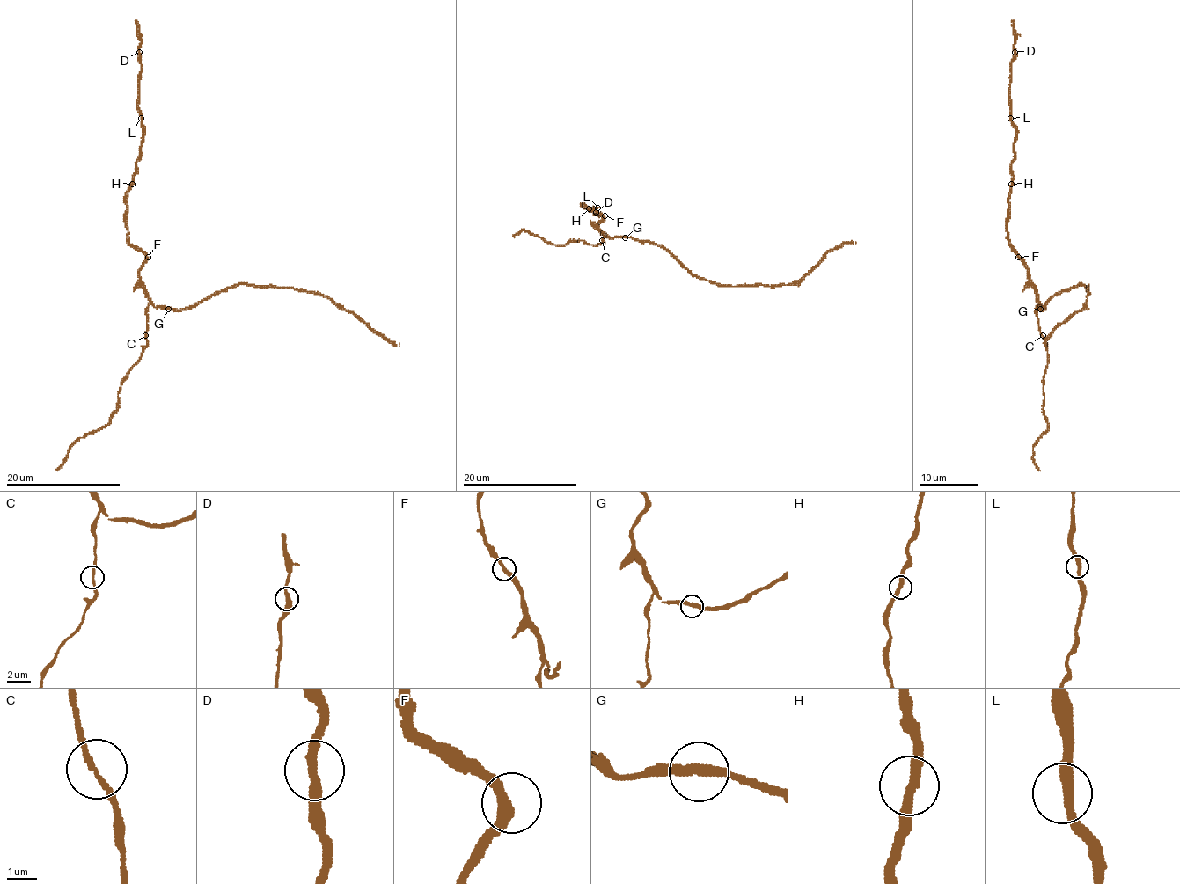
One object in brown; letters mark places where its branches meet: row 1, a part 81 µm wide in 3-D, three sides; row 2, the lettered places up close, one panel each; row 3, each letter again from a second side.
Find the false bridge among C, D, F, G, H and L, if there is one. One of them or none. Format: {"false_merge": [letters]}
{"false_merge": []}

